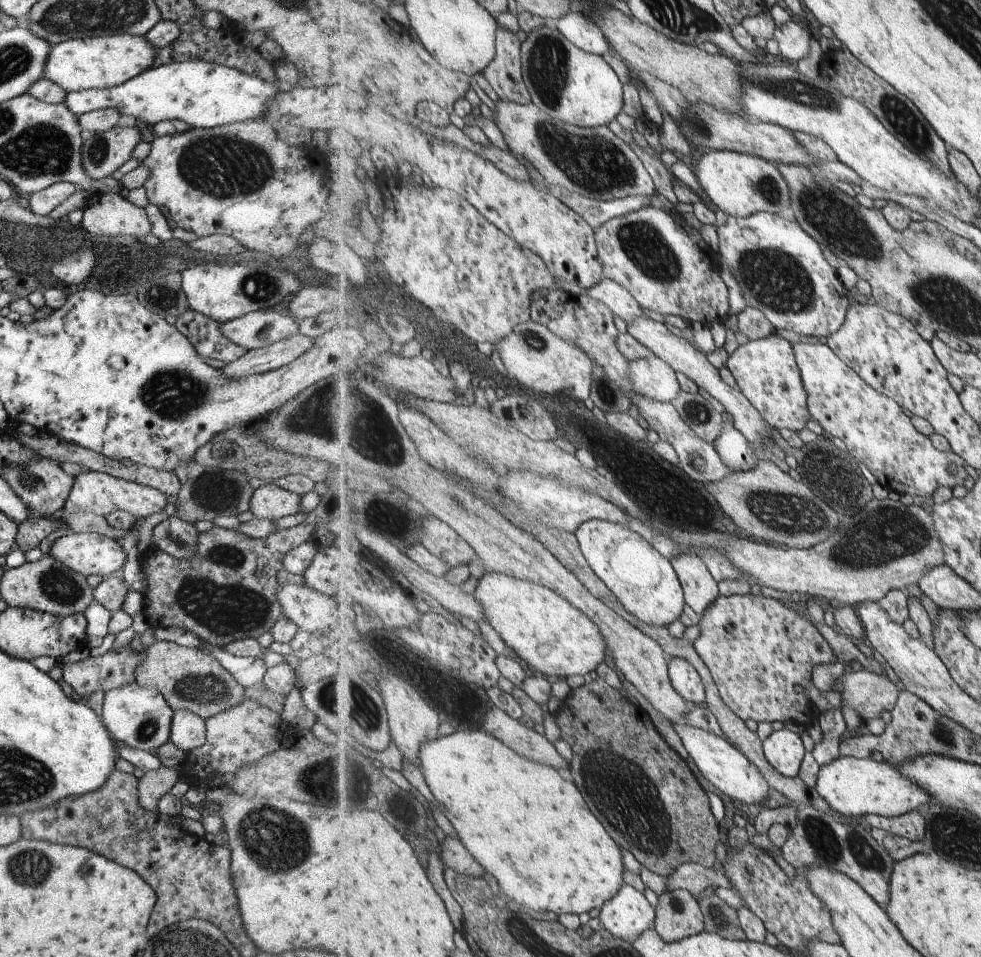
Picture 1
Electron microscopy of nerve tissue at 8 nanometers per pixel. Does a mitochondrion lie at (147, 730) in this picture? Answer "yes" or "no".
yes

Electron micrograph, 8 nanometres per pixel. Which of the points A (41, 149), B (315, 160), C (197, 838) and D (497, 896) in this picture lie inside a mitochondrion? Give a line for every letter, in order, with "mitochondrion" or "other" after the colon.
A: mitochondrion
B: other
C: other
D: other

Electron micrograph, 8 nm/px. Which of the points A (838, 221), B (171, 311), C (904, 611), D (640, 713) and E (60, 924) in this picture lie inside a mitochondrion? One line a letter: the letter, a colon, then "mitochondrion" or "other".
A: mitochondrion
B: other
C: other
D: other
E: other

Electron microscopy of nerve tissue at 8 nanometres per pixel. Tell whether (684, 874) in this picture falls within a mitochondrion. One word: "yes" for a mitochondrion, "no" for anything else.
no

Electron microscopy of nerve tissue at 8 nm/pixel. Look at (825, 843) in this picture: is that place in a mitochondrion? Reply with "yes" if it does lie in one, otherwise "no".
yes

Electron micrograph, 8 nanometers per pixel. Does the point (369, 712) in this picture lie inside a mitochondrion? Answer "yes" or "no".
yes

